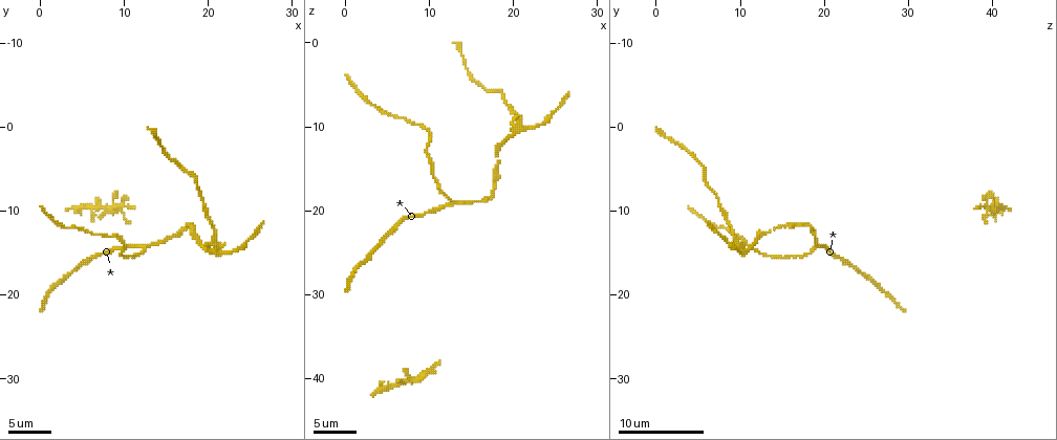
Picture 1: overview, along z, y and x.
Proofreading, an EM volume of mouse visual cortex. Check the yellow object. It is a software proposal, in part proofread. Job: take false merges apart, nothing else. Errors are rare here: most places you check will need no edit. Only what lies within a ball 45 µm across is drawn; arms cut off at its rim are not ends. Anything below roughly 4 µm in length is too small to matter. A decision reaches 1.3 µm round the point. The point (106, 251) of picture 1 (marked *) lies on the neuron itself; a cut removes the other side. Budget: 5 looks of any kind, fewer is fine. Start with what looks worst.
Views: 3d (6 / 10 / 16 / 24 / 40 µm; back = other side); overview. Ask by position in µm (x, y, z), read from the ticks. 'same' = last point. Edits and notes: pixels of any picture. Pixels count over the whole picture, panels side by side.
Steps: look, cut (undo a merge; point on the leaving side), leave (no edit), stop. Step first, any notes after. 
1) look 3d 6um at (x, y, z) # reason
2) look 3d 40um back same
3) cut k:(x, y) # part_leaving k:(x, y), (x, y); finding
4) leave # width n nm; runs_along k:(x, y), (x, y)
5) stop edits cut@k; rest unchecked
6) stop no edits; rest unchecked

look 3d 10um at (12.8, 14.6, 18.8)

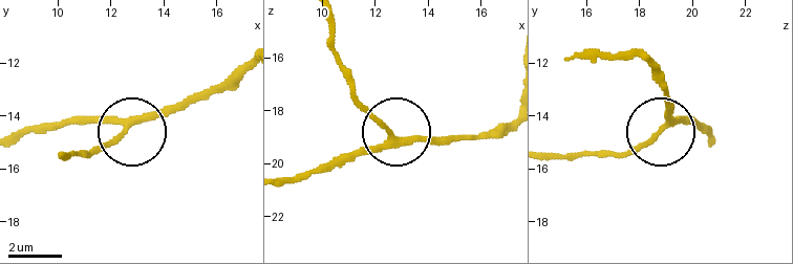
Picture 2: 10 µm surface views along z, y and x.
leave # arms 3; runs_along 2:(17, 138), (58, 125), (123, 129), (111, 142), (86, 152); one neuron here

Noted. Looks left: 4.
look 3d 10um at (21.0, 15.0, 10.4) # small branch off a trunk

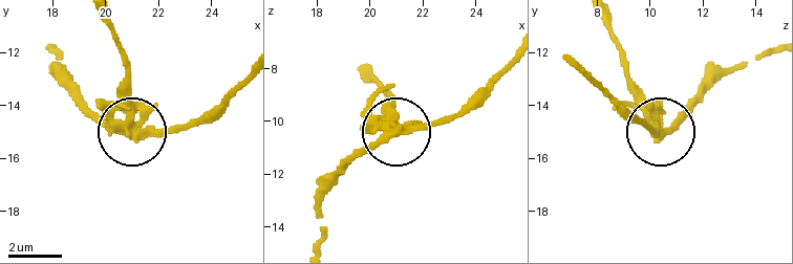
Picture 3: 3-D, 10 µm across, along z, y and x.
cut 3:(126, 92) # part_leaving 3:(131, 126), (131, 87), (104, 19); two neurons meet here

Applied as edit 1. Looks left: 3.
look 3d 16um at (4.6, 16.4, 23.2) # sudden change in width

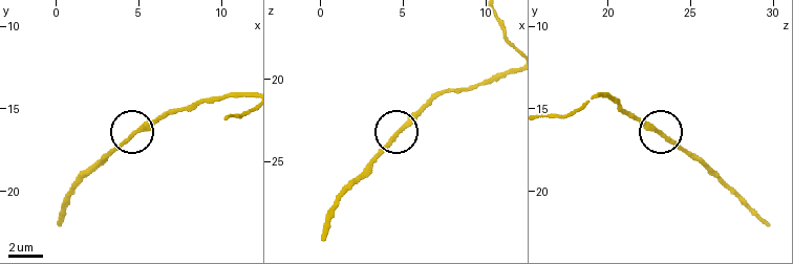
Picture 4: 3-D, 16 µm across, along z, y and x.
leave # runs_along 4:(450, 91), (430, 100), (372, 157); all the same neuron

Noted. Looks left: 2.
stop edits cut@3; rest unchecked

